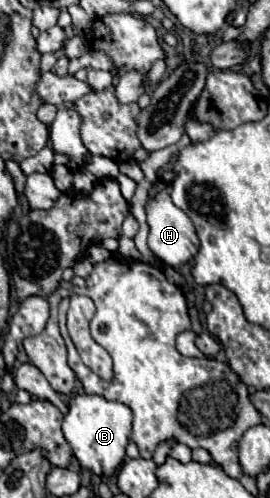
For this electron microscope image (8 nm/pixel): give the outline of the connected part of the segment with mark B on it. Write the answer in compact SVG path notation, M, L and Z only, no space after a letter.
M71 394L69 412L65 414L63 434L73 448L75 458L97 476L111 476L125 460L125 446L131 434L133 412L123 402L107 400L99 394Z

